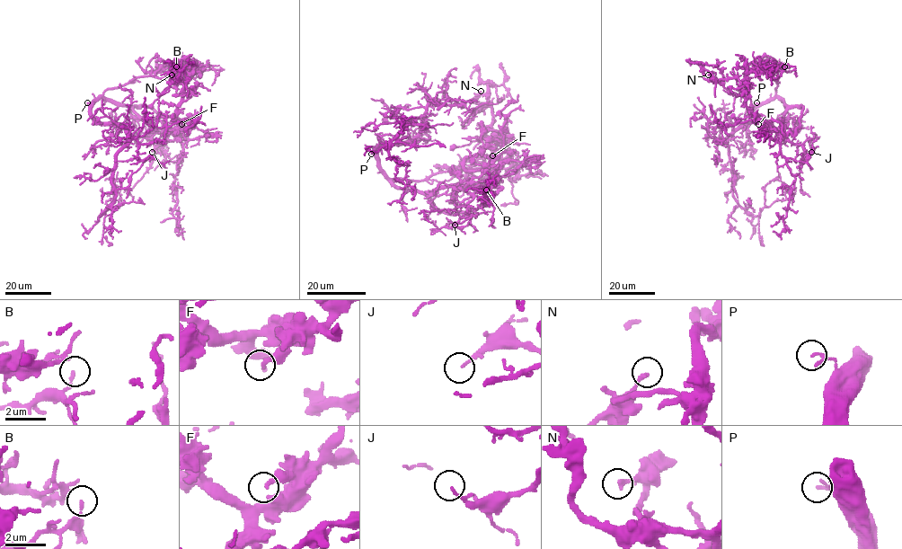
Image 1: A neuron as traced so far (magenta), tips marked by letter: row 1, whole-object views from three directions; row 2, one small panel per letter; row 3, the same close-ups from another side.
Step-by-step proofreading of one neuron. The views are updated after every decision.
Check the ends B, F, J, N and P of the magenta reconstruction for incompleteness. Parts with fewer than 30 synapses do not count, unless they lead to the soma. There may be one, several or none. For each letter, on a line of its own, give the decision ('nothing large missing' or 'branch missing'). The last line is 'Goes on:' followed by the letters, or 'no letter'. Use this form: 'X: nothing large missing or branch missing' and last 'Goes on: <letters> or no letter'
B: nothing large missing
F: nothing large missing
J: nothing large missing
N: nothing large missing
P: nothing large missing
Goes on: no letter

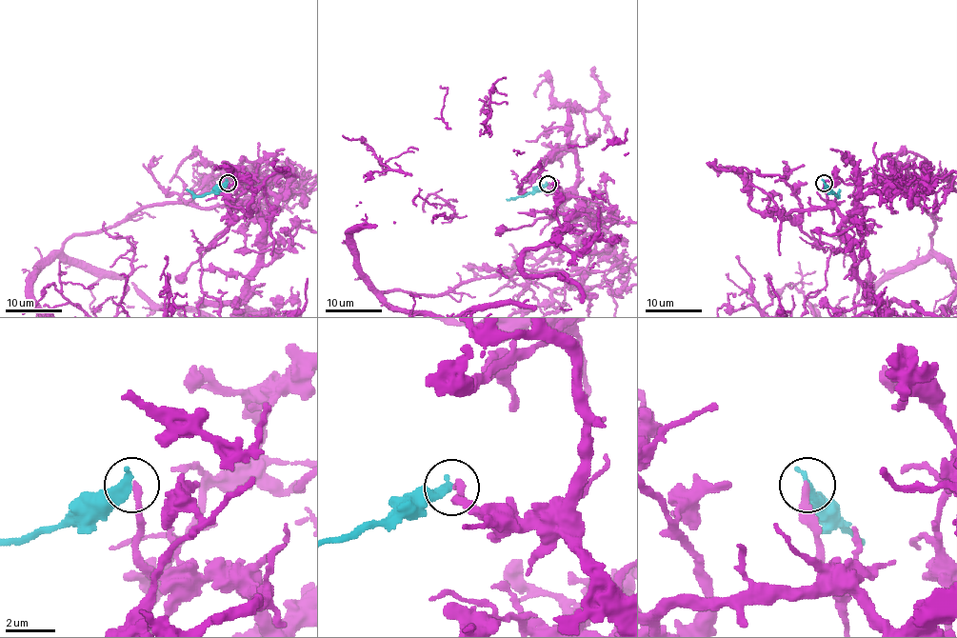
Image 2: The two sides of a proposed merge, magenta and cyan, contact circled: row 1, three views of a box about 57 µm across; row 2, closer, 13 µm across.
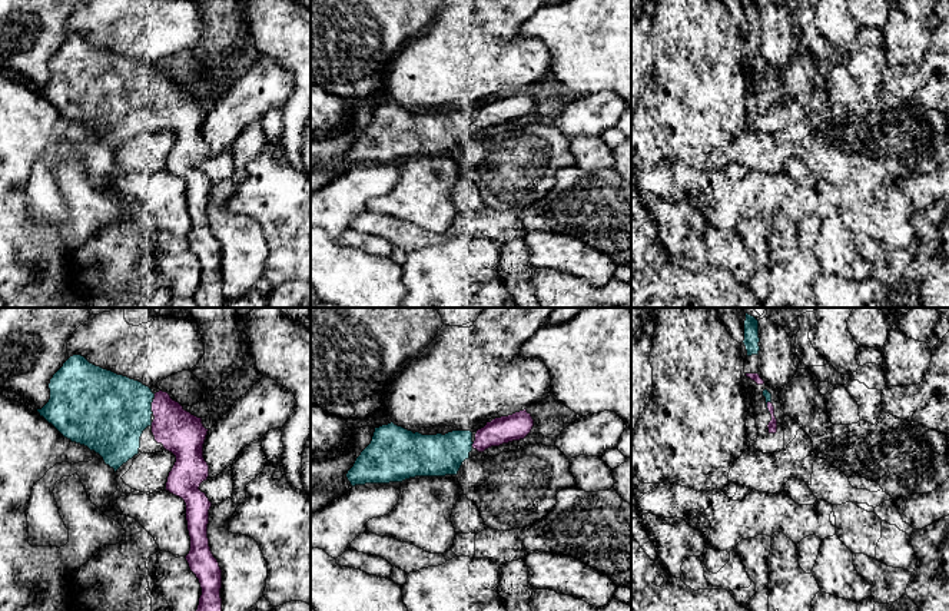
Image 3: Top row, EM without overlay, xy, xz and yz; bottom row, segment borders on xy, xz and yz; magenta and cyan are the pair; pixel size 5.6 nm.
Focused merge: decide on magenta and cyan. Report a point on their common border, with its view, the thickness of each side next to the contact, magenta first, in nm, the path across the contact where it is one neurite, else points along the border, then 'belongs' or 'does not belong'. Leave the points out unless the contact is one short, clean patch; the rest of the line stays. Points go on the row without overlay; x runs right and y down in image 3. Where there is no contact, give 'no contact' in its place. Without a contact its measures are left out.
xy (152, 86) | 240/440 nm | belongs

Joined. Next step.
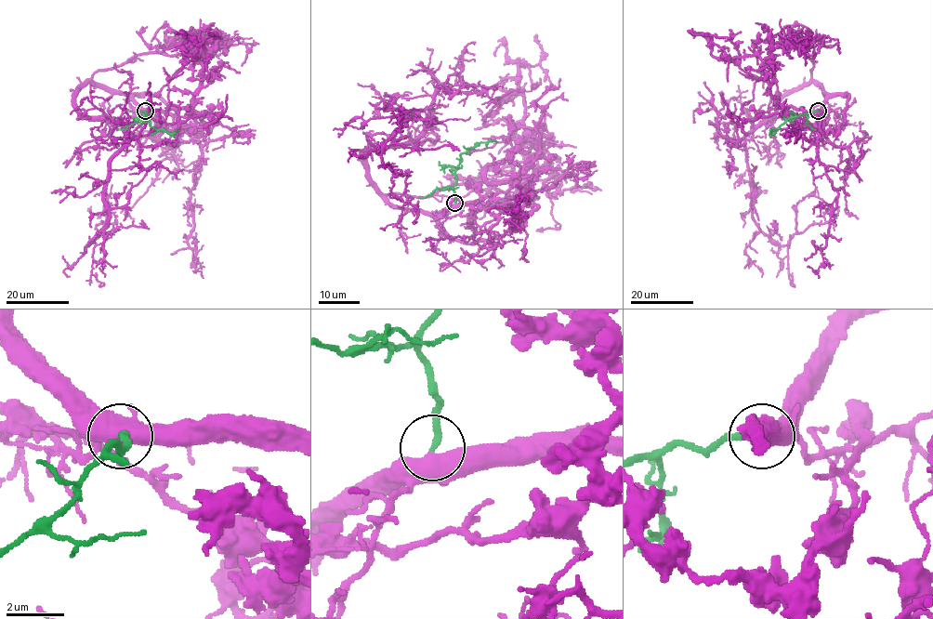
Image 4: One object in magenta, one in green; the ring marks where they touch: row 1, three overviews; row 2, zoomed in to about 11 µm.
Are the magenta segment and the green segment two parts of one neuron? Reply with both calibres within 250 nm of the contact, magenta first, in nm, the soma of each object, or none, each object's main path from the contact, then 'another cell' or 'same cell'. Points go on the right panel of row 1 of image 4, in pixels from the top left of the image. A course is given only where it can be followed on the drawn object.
480 nm thick on the magenta side, 240 nm on the other; no cell body on magenta; no cell body on green; magenta runs (818, 111), (826, 97), (810, 82), (746, 138), (753, 220), (787, 244), (809, 193), (838, 210); green runs (818, 111), (792, 117), (770, 133), (771, 129); same cell

